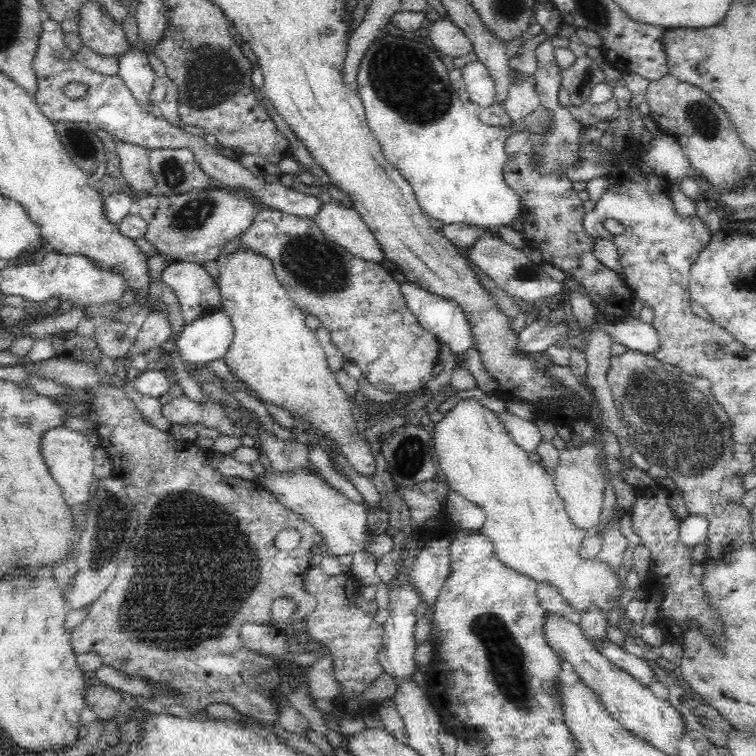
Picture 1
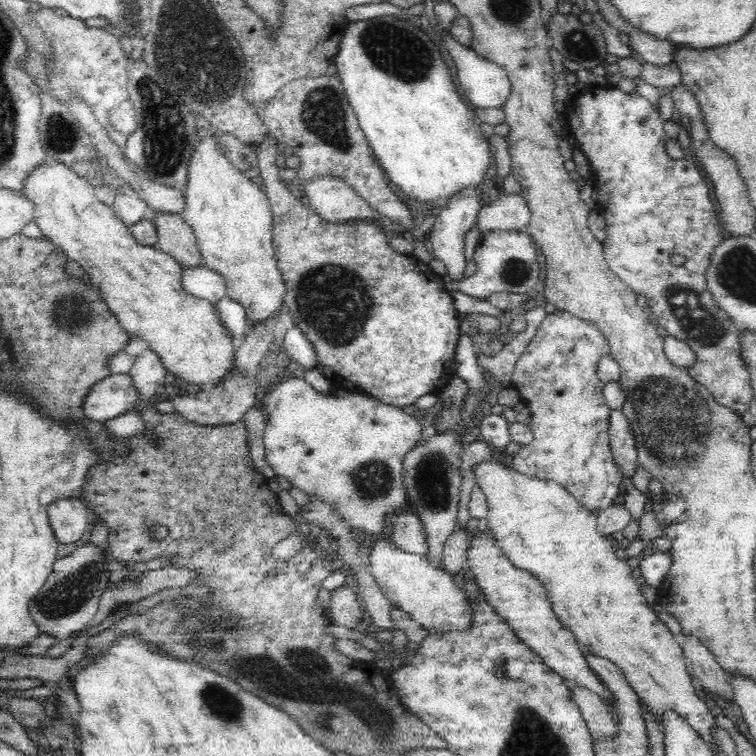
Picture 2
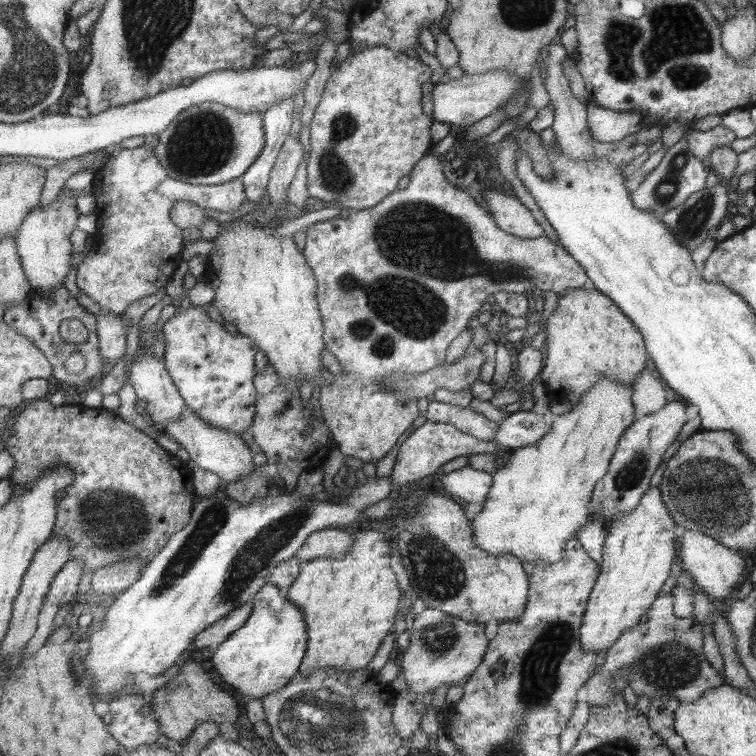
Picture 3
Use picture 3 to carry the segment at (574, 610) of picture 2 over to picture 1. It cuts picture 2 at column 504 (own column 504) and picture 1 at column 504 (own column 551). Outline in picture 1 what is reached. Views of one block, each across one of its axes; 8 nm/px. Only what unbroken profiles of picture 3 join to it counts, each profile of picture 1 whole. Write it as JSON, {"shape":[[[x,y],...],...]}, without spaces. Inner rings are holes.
{"shape":[[[460,394],[457,395],[457,397],[458,400],[444,413],[444,416],[435,425],[429,428],[432,442],[432,457],[436,460],[439,473],[445,480],[447,487],[450,487],[450,490],[462,493],[466,499],[482,508],[486,515],[486,522],[483,524],[481,532],[493,543],[496,555],[502,563],[507,564],[509,568],[512,568],[519,574],[530,576],[539,584],[552,584],[555,588],[558,588],[560,593],[562,593],[562,598],[567,600],[567,605],[576,608],[579,612],[586,612],[586,608],[590,607],[604,608],[604,612],[608,612],[608,610],[612,608],[612,604],[616,606],[616,596],[618,596],[618,594],[616,594],[616,586],[619,586],[616,575],[606,567],[606,564],[597,559],[582,561],[582,558],[578,555],[578,550],[580,550],[580,545],[582,544],[582,540],[584,540],[586,530],[576,528],[572,524],[569,514],[563,507],[561,496],[555,489],[554,481],[552,480],[552,477],[550,477],[550,471],[541,463],[530,461],[528,453],[520,445],[514,442],[514,439],[508,432],[508,429],[506,429],[506,425],[501,419],[500,414],[496,414],[494,411],[488,409],[488,407],[483,403],[480,403],[480,400],[475,397],[467,397]]]}

